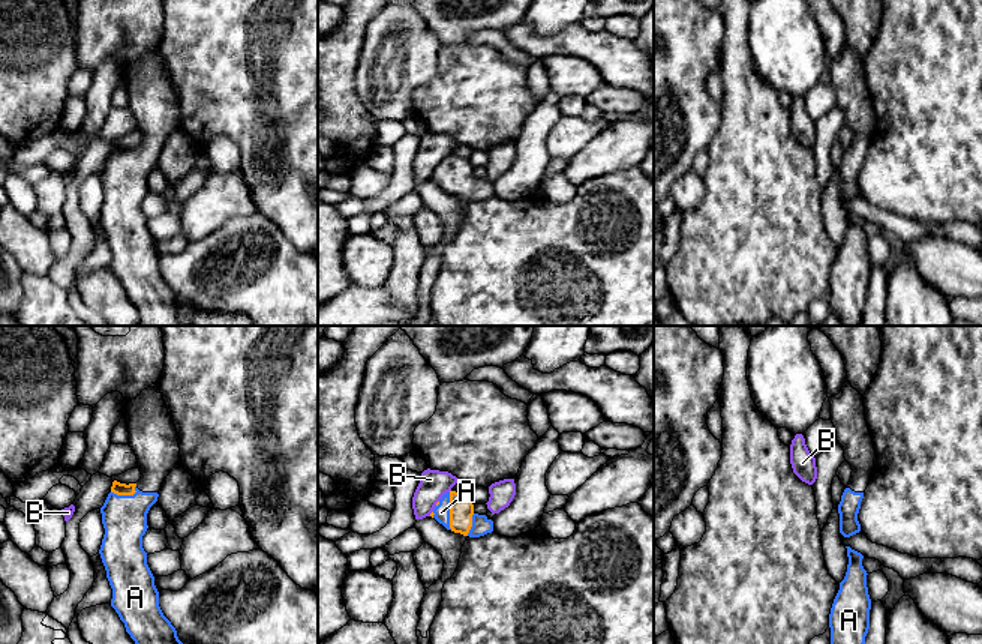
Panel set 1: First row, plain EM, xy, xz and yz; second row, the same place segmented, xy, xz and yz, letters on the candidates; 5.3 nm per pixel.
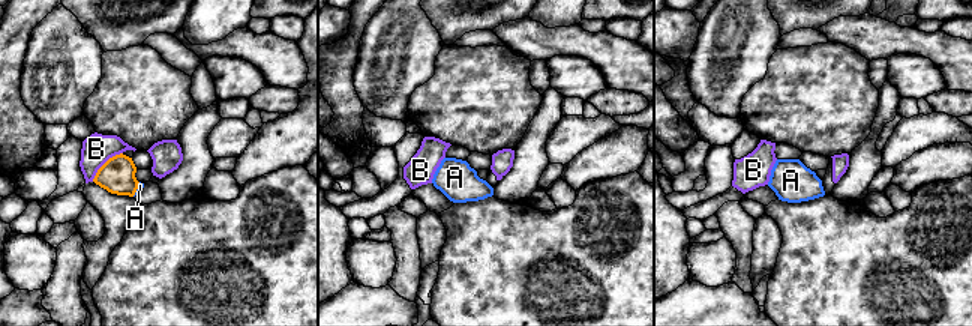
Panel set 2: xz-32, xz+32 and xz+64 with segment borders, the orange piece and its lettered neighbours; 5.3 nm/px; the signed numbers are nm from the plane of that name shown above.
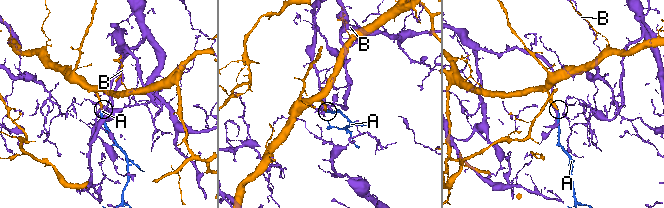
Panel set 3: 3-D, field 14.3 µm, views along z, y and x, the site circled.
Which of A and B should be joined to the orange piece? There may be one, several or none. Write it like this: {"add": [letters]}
{"add": ["A"]}

